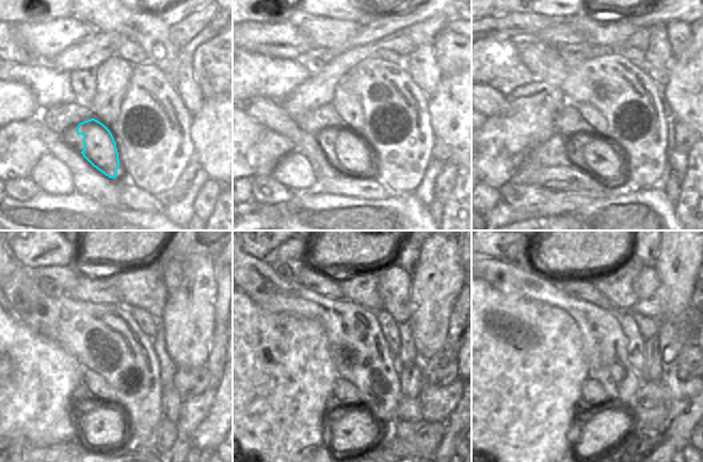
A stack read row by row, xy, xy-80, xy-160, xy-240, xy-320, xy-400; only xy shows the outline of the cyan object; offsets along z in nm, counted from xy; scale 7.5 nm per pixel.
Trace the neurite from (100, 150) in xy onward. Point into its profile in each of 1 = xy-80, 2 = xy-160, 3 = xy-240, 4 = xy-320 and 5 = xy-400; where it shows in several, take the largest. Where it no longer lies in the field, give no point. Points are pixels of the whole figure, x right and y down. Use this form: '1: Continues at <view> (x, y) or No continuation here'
1: Continues at xy-80 (354, 157)
2: Continues at xy-160 (600, 161)
3: Continues at xy-240 (105, 427)
4: Continues at xy-320 (352, 430)
5: Continues at xy-400 (601, 429).

